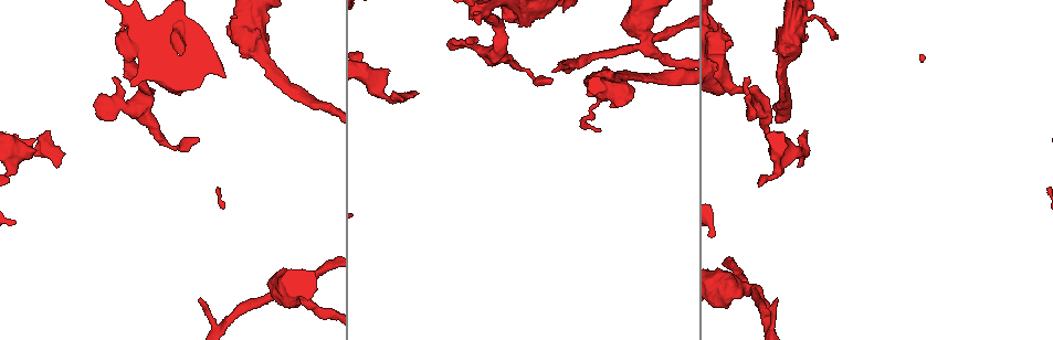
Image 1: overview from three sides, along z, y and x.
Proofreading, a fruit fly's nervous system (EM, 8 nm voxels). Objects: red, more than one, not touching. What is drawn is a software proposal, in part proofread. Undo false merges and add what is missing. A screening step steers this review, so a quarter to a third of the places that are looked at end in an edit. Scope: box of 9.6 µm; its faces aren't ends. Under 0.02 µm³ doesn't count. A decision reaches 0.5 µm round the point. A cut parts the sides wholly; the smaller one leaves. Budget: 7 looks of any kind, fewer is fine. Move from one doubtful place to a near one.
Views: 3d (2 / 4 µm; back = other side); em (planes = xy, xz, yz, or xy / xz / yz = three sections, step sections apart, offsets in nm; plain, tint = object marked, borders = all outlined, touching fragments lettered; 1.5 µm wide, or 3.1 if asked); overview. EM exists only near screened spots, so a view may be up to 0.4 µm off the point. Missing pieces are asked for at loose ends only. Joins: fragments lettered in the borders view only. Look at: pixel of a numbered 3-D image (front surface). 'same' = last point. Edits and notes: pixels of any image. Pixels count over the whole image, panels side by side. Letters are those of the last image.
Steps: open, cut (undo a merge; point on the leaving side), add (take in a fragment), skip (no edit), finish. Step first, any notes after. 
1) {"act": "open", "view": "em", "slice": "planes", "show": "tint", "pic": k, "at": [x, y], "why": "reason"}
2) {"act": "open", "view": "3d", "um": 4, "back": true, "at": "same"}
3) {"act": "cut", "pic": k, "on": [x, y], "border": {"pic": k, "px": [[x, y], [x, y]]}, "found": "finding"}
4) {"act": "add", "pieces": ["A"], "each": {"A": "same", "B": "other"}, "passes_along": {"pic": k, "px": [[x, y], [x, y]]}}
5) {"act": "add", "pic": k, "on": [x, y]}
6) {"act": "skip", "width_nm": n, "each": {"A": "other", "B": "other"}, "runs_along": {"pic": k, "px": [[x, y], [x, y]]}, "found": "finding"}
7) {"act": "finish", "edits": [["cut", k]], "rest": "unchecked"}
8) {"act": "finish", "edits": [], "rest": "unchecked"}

{"act": "open", "view": "em", "slice": "planes", "show": "borders", "pic": 1, "at": [643, 45], "why": "four arms meet"}

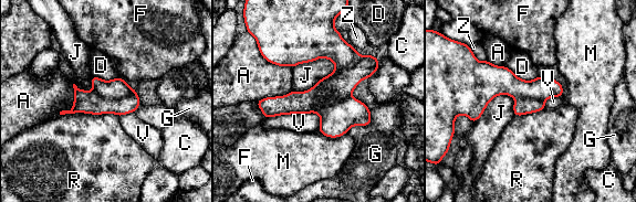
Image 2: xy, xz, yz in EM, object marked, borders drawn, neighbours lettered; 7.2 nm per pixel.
{"act": "cut", "pic": 2, "on": [342, 84], "each": {"A": "other", "C": "other", "D": "other", "F": "other", "G": "other", "J": "other", "M": "other", "R": "other", "V": "other", "Z": "other"}, "border": {"pic": 2, "px": [[351, 96], [322, 89], [312, 112]]}, "found": "a second cell is stuck on"}

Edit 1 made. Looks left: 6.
{"act": "open", "view": "overview", "why": "see it whole again"}

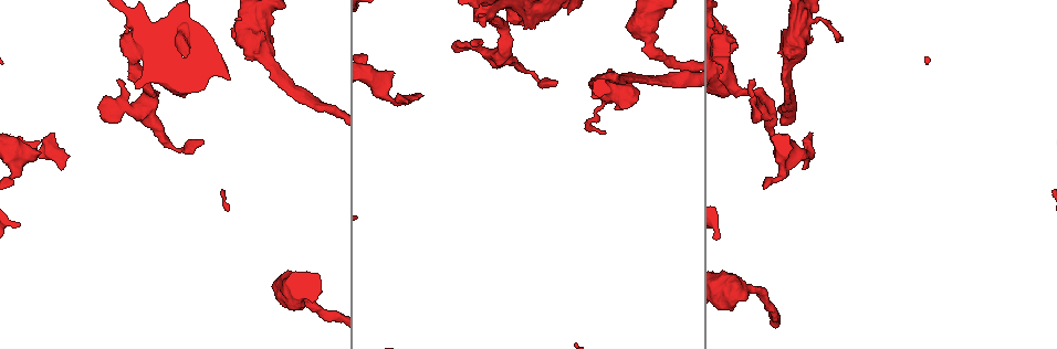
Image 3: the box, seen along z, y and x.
{"act": "open", "view": "3d", "um": 2, "pic": 3, "at": [204, 141], "why": "free end"}

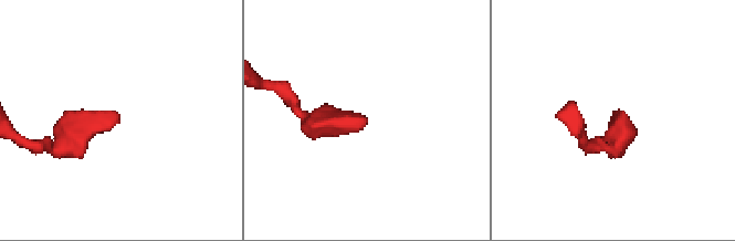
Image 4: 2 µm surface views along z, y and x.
{"act": "open", "view": "em", "slice": "planes", "show": "borders", "pic": 4, "at": [367, 120], "why": "need the tissue"}

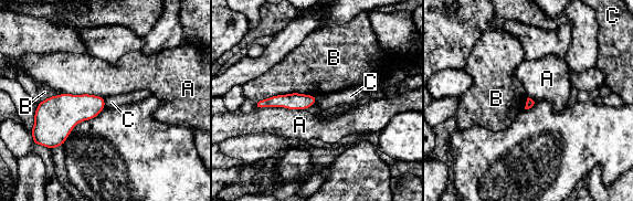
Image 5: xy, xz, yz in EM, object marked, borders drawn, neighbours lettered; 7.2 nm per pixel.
{"act": "skip", "longest_contact_nm": ["A", 460], "each": {"A": "other", "B": "other", "C": "other"}, "border": {"pic": 5, "px": [[104, 98], [105, 106]]}, "found": "no lettered fragment goes on from it"}

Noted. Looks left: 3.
{"act": "finish", "edits": [["cut", 2]], "rest": "unchecked"}

